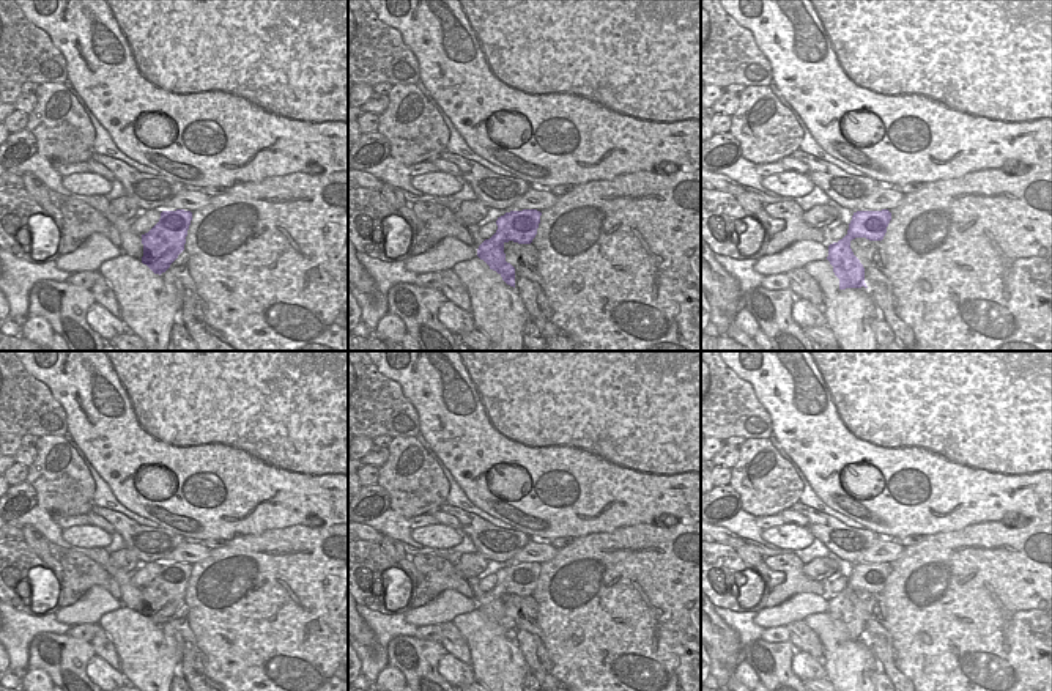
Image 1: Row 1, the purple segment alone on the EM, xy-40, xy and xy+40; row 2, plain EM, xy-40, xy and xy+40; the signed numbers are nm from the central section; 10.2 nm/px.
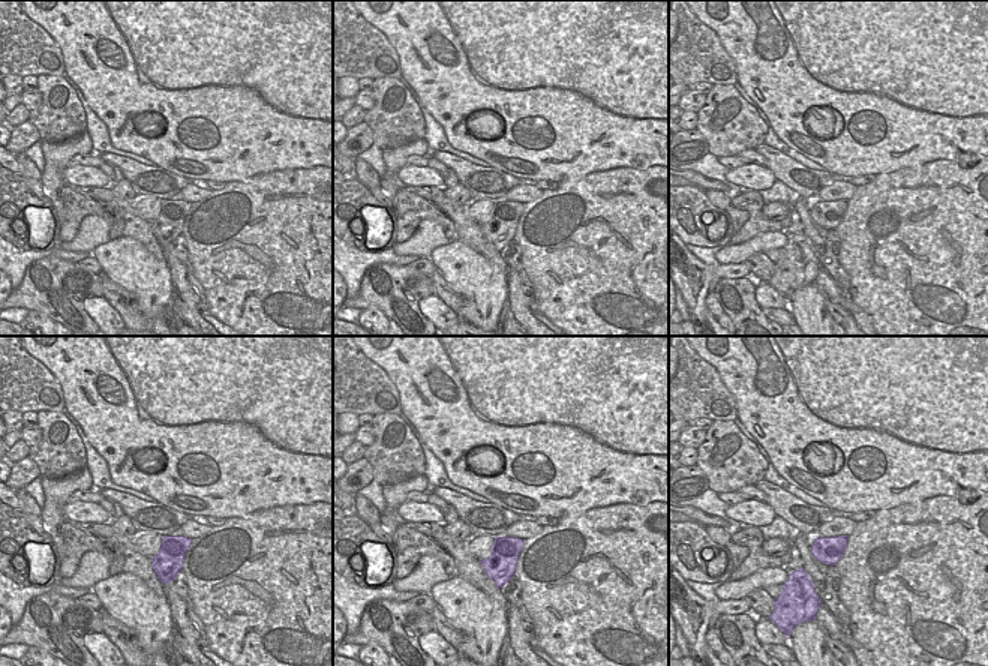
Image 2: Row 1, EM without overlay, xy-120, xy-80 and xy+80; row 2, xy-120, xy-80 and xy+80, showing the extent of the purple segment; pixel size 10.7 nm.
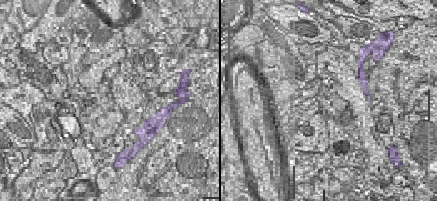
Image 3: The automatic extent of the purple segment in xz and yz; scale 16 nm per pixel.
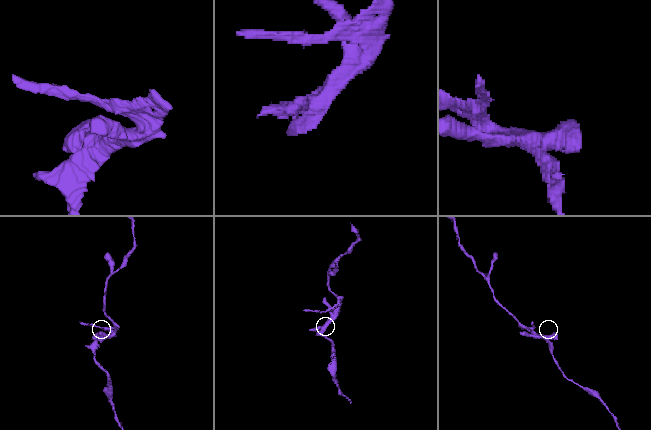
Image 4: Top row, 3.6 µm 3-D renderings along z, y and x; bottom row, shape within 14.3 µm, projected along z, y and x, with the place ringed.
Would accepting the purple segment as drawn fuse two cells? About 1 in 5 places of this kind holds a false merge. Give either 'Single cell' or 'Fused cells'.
Single cell.

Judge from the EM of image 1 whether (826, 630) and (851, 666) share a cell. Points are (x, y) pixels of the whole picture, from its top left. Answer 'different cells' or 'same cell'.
same cell

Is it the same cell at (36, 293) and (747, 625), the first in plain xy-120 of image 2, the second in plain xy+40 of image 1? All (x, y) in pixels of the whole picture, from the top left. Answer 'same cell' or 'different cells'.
different cells

